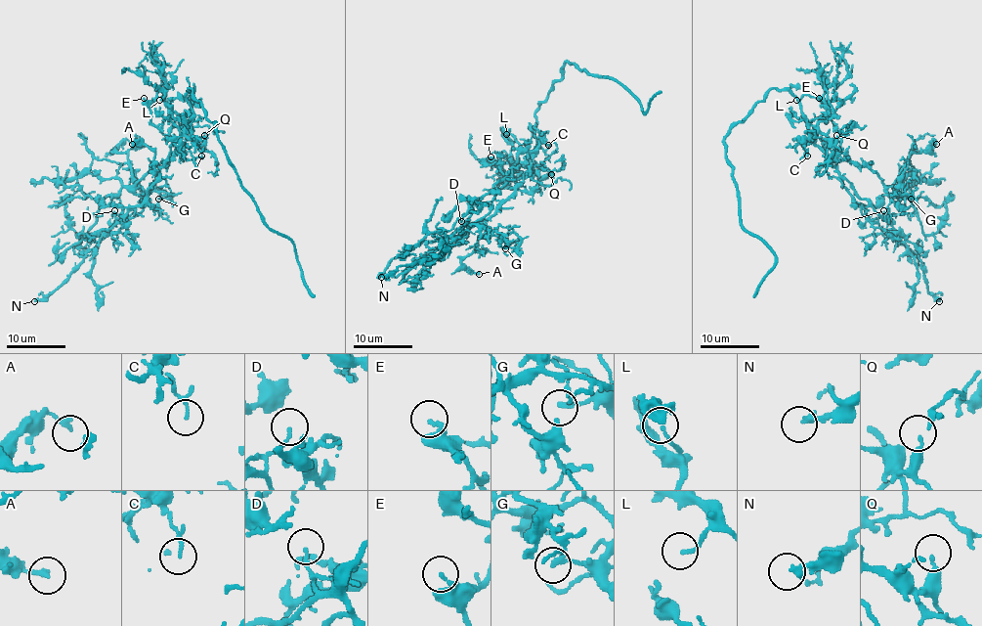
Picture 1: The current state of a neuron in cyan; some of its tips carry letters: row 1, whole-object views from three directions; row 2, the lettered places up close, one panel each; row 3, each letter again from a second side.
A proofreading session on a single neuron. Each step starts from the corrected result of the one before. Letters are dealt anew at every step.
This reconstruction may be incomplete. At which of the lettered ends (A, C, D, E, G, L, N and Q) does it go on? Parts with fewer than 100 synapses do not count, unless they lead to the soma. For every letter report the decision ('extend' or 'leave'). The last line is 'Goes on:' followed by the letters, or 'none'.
A: leave
C: leave
D: leave
E: leave
G: leave
L: leave
N: leave
Q: leave
Goes on: none

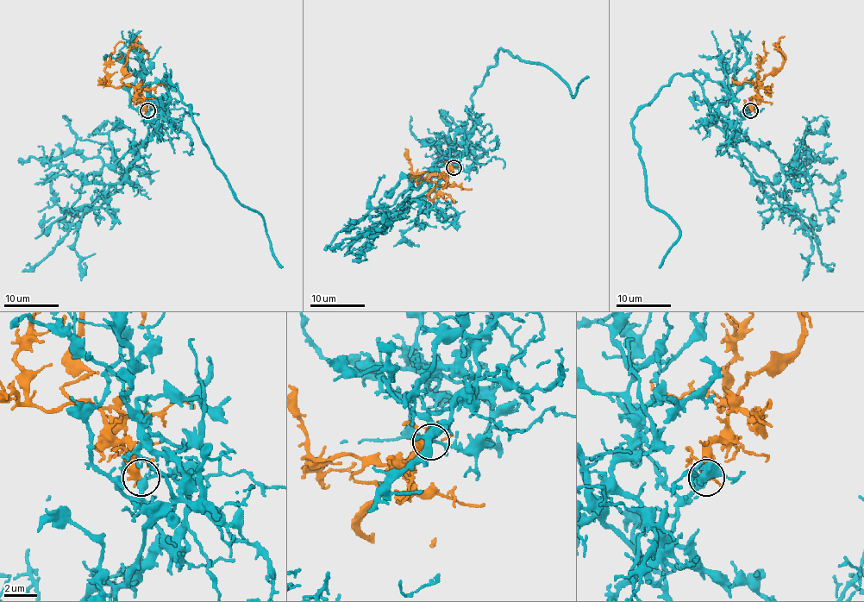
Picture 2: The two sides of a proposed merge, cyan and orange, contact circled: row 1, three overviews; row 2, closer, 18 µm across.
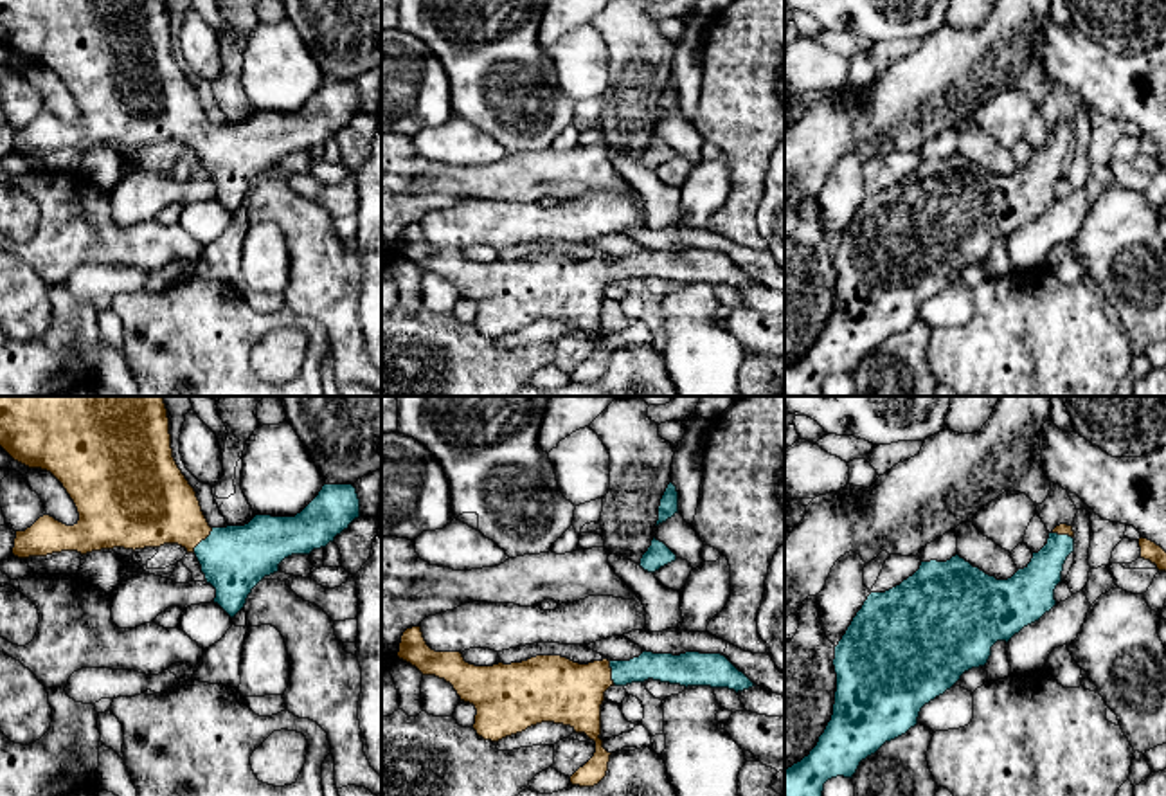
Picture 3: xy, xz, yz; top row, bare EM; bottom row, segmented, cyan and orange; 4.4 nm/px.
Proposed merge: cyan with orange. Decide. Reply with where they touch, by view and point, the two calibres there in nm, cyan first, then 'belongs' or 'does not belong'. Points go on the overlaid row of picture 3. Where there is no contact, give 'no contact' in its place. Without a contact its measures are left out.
xy (202, 541) | 300/340 nm | belongs

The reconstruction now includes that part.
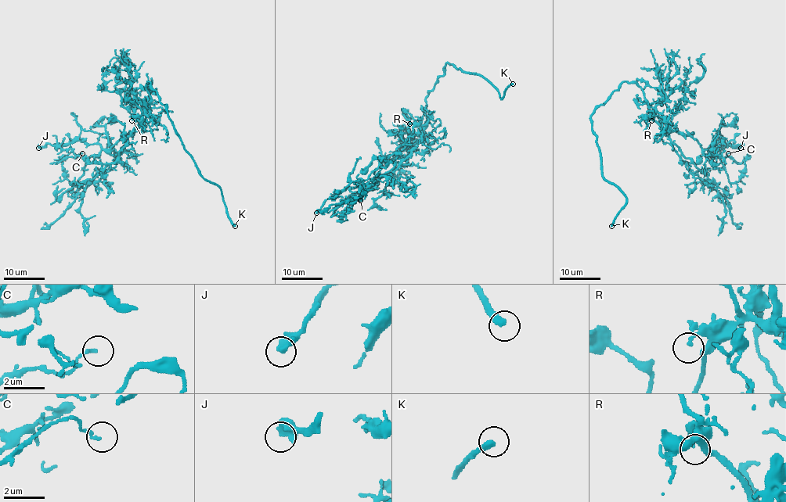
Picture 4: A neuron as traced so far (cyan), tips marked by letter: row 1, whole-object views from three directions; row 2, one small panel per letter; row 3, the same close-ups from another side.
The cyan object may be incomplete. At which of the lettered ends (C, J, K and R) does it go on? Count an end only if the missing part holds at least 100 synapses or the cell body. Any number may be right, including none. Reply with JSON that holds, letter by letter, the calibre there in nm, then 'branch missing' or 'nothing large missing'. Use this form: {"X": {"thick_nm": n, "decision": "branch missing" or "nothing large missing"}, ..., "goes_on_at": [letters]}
{"C": {"thick_nm": 140, "decision": "nothing large missing"}, "J": {"thick_nm": 480, "decision": "nothing large missing"}, "K": {"thick_nm": 320, "decision": "branch missing"}, "R": {"thick_nm": 170, "decision": "nothing large missing"}, "goes_on_at": ["K"]}

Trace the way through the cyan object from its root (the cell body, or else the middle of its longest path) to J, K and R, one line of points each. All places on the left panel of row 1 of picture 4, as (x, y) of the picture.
J: (149, 96), (146, 119), (131, 134), (97, 155), (81, 158), (51, 144), (38, 148)
K: (149, 96), (146, 87), (148, 81), (166, 105), (175, 134), (198, 171), (220, 189), (226, 215), (235, 226)
R: (149, 96), (150, 104), (146, 111), (131, 120)

